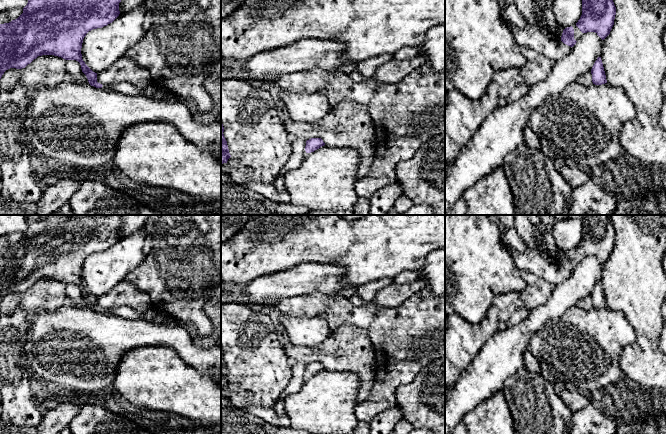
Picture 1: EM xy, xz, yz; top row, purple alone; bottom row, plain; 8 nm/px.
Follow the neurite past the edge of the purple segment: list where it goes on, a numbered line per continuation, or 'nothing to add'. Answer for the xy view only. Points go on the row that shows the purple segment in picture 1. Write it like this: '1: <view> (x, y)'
1: xy (126, 88)

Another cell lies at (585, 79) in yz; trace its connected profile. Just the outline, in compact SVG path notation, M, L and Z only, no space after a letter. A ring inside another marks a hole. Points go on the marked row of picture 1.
M587 72L585 74L580 75L577 80L577 83L579 83L580 85L584 85L584 86L590 86L593 84L592 82L592 74L591 72Z

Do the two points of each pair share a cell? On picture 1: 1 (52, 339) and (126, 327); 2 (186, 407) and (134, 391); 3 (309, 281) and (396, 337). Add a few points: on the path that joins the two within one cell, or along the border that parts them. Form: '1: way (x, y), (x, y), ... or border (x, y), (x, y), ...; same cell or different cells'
1: way (70, 339), (103, 339), (108, 337); same cell
2: way (173, 394), (170, 391), (147, 391); same cell
3: border (305, 293), (313, 291), (339, 293), (348, 299); different cells

